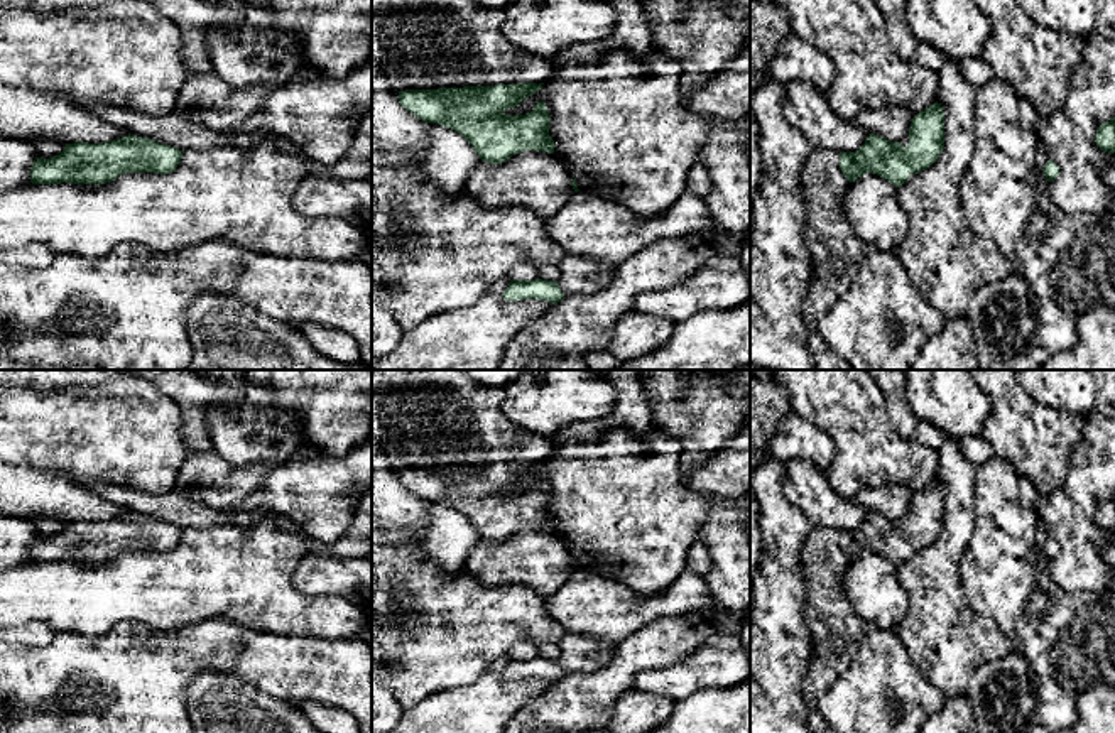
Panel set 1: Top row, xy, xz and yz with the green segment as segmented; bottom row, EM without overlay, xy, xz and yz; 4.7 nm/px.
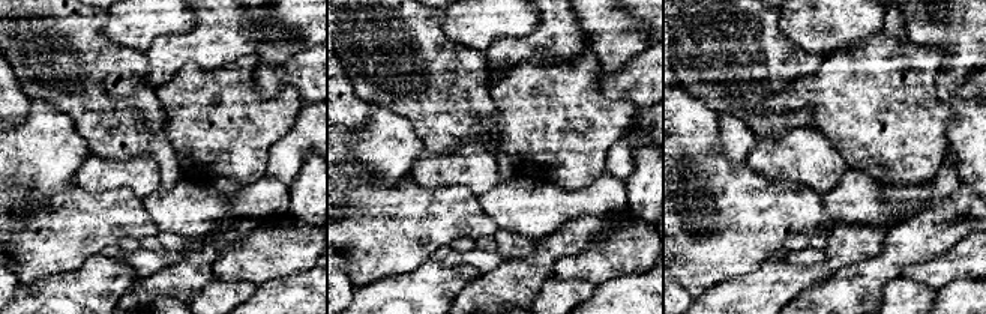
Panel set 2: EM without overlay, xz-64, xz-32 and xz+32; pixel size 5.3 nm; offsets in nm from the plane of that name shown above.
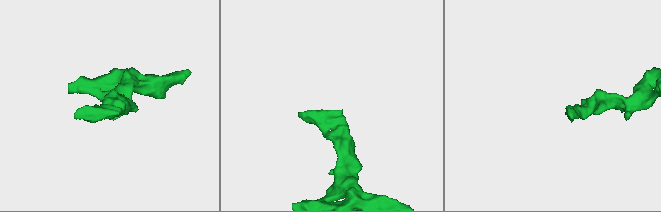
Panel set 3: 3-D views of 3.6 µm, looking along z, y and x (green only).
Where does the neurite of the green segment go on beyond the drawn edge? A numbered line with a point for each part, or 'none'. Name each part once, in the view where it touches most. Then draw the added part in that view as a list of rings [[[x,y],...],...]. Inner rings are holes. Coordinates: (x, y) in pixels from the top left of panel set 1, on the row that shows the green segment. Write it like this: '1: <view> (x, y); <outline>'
1: xz (419, 44); [[[372,0],[372,59],[397,91],[546,83],[554,62],[509,42],[502,24],[502,10],[473,0]]]

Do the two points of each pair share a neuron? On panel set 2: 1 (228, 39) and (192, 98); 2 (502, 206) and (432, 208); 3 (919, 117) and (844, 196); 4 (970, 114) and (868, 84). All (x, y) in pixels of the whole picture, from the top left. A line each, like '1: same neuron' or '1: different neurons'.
1: different neurons
2: different neurons
3: different neurons
4: different neurons

